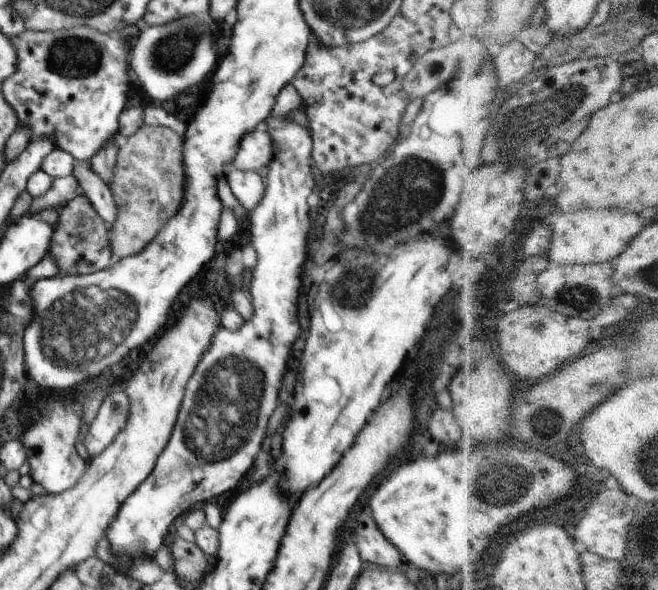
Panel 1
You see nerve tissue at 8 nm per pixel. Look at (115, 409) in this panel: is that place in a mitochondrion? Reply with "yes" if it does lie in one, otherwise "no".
yes

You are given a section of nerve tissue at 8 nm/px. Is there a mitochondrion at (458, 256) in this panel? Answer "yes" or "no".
no

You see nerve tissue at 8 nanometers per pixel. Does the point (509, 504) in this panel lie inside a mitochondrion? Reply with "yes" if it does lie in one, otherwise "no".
yes

